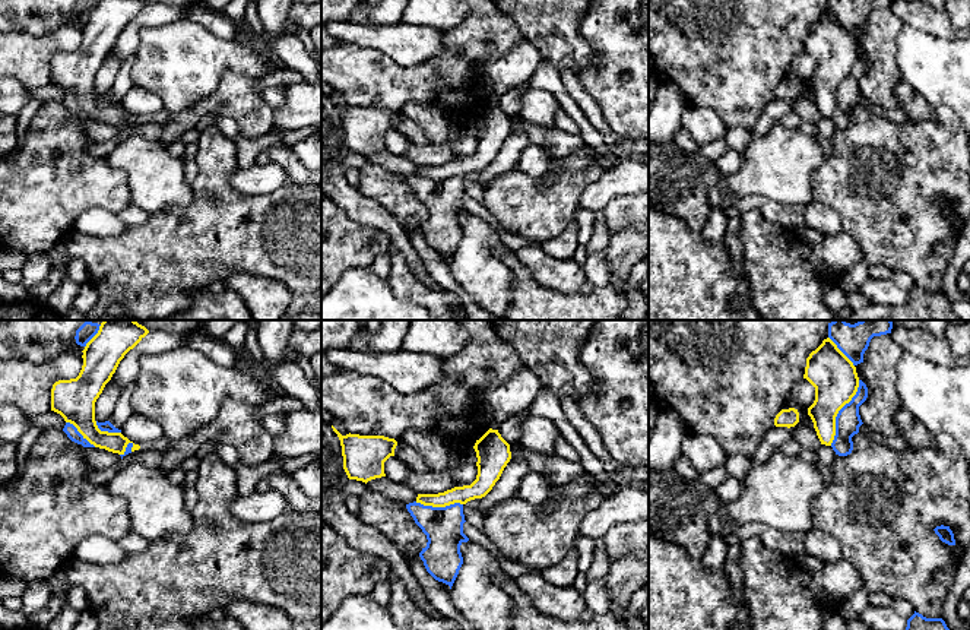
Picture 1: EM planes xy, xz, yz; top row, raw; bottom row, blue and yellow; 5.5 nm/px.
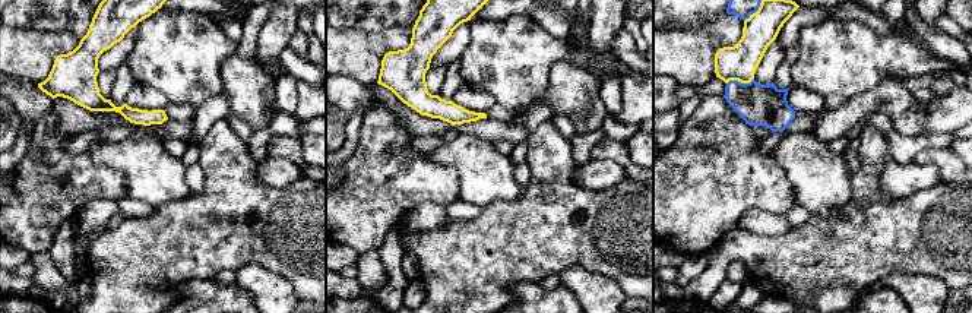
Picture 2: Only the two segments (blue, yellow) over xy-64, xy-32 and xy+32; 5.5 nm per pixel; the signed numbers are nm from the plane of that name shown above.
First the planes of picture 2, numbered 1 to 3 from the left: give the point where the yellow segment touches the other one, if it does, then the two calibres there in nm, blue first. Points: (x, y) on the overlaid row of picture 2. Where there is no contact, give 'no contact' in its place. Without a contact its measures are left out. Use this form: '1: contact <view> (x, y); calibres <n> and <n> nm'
1: no contact
2: no contact
3: contact xy+32 (740, 82); calibres 220 and 190 nm

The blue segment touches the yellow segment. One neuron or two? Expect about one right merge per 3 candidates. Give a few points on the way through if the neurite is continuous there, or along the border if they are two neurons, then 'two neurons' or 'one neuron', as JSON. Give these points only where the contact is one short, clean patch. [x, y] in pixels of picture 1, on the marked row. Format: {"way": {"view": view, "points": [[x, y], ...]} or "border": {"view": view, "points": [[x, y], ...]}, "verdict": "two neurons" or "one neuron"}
{"verdict": "two neurons"}

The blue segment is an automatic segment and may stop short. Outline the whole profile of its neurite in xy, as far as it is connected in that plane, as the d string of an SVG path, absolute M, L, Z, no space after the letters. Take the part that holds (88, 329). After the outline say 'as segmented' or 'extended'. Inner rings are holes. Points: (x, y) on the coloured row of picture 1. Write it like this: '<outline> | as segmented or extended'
M86 320L77 330L76 330L76 344L80 346L86 346L86 344L98 333L99 330L98 323L92 323Z | as segmented

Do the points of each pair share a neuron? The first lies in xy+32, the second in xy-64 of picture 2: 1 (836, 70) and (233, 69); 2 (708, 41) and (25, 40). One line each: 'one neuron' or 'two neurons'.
1: two neurons
2: one neuron

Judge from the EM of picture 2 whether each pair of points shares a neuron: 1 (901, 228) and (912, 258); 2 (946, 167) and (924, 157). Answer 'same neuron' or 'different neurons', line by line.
1: same neuron
2: same neuron

